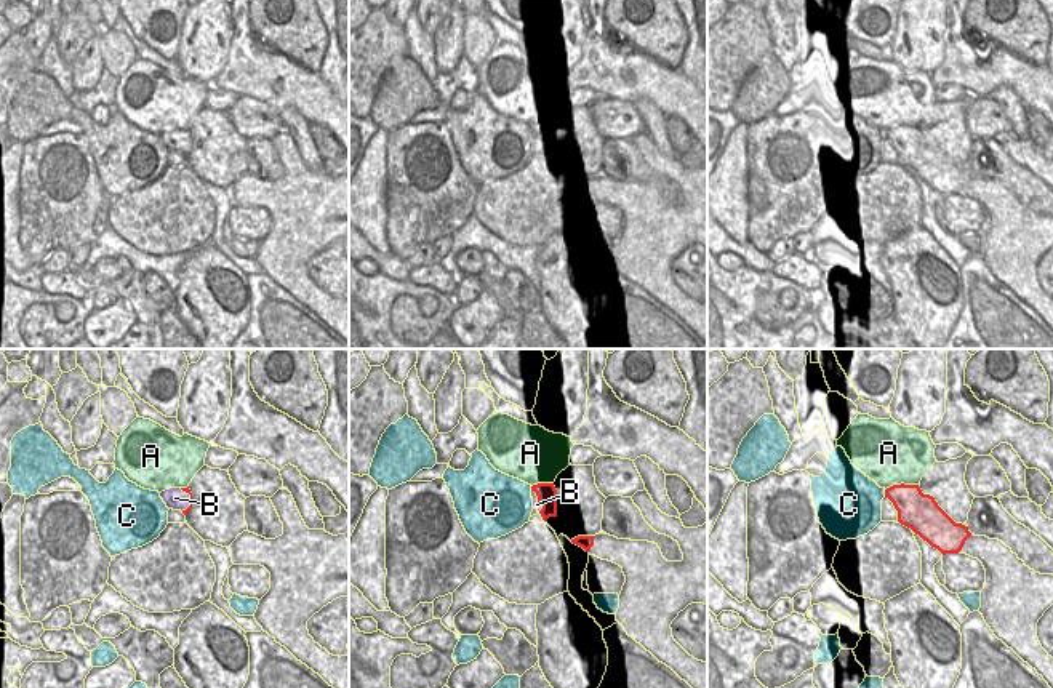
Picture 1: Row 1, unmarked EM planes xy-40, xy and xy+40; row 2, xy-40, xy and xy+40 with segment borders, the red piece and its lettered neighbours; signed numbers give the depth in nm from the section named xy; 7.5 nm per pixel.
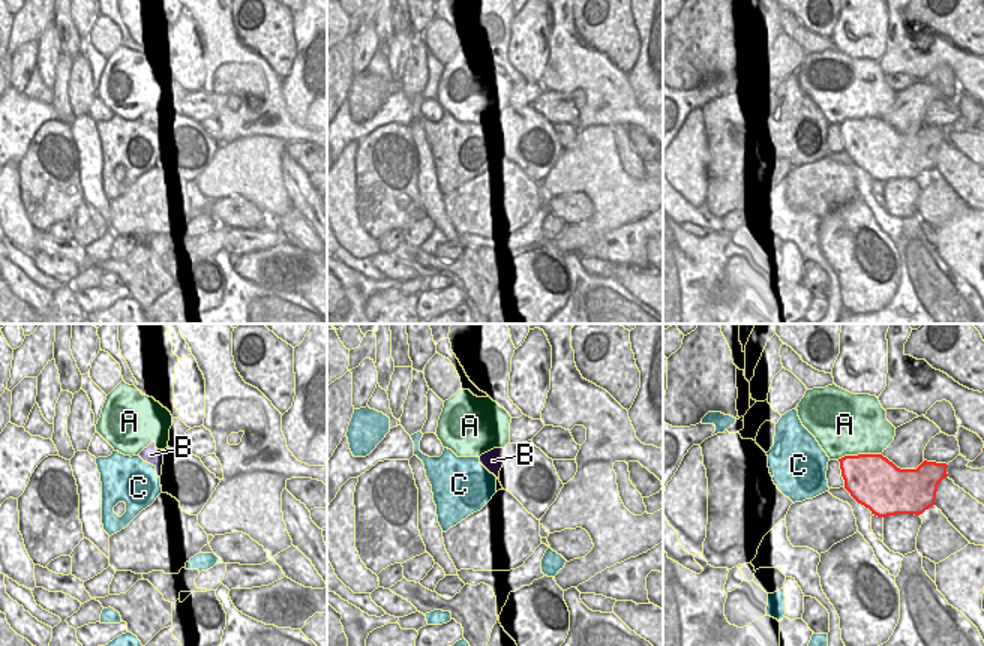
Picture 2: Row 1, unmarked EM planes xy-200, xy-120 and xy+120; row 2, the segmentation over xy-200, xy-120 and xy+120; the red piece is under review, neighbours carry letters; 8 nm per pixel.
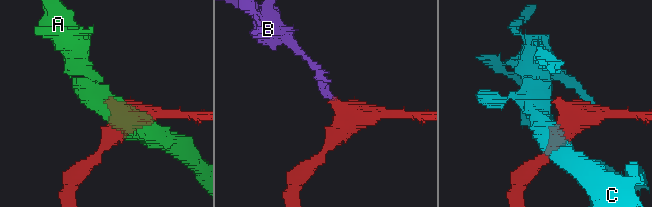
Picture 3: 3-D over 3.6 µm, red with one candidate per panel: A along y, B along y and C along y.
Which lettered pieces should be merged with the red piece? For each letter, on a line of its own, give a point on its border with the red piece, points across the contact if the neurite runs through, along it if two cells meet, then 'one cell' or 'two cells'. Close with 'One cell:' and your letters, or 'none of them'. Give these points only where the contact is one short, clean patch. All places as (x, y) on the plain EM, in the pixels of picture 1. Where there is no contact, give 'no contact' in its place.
A: contact xy+40 (901, 125); two cells
B: contact xy-40 (191, 140); border xy-40 (180, 130), (189, 136), (189, 148), (184, 152); two cells
C: contact xy+40 (885, 135); border xy+40 (884, 132), (885, 138); two cells
One cell: none of them

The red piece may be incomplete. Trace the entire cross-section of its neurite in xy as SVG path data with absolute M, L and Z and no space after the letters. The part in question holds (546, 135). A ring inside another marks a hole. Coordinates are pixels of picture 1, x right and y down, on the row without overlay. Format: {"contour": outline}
{"contour": "M538 125L531 128L531 133L536 134L538 144L543 147L539 152L543 162L549 158L557 158L557 131L554 125Z"}

